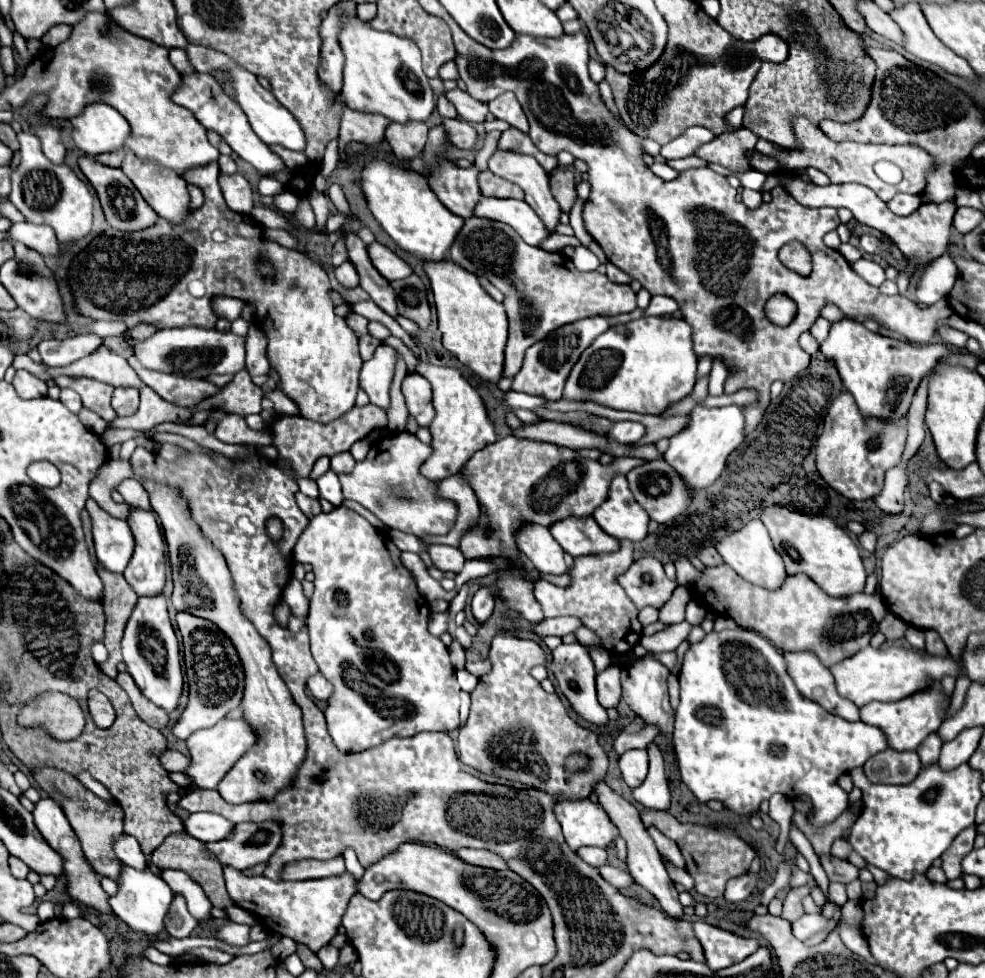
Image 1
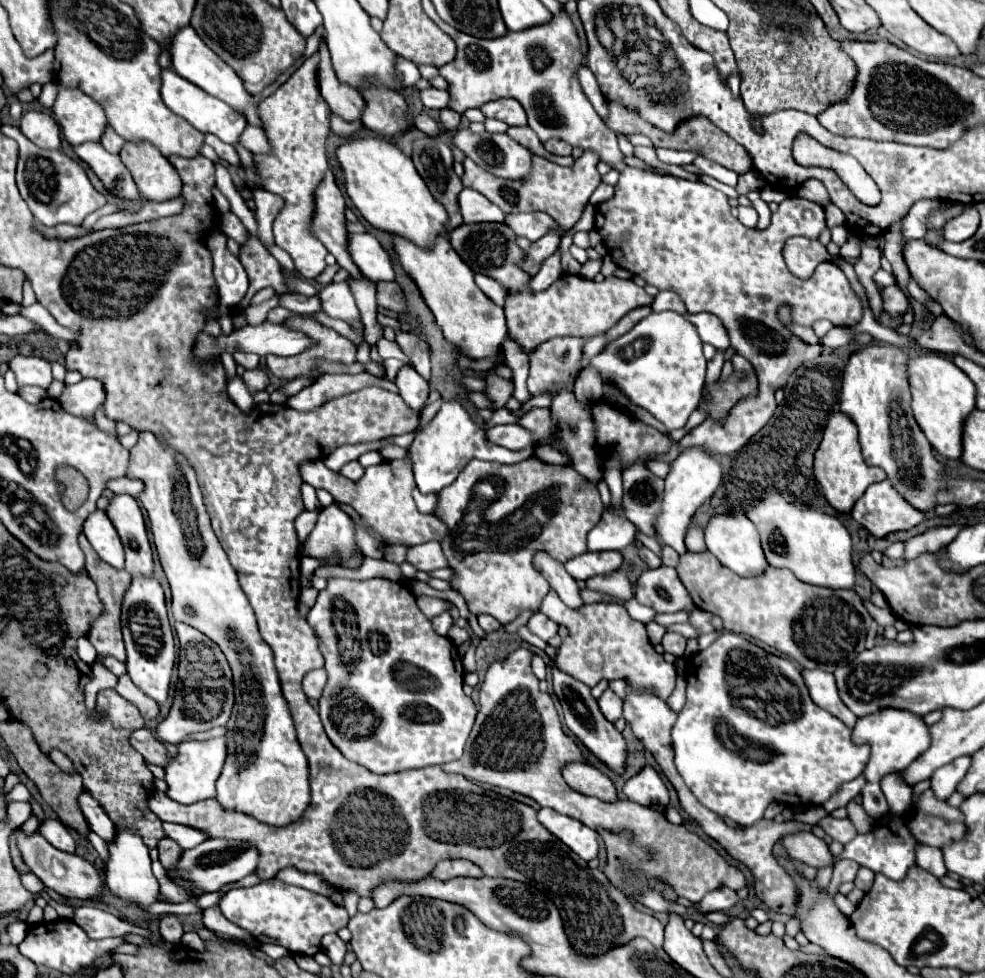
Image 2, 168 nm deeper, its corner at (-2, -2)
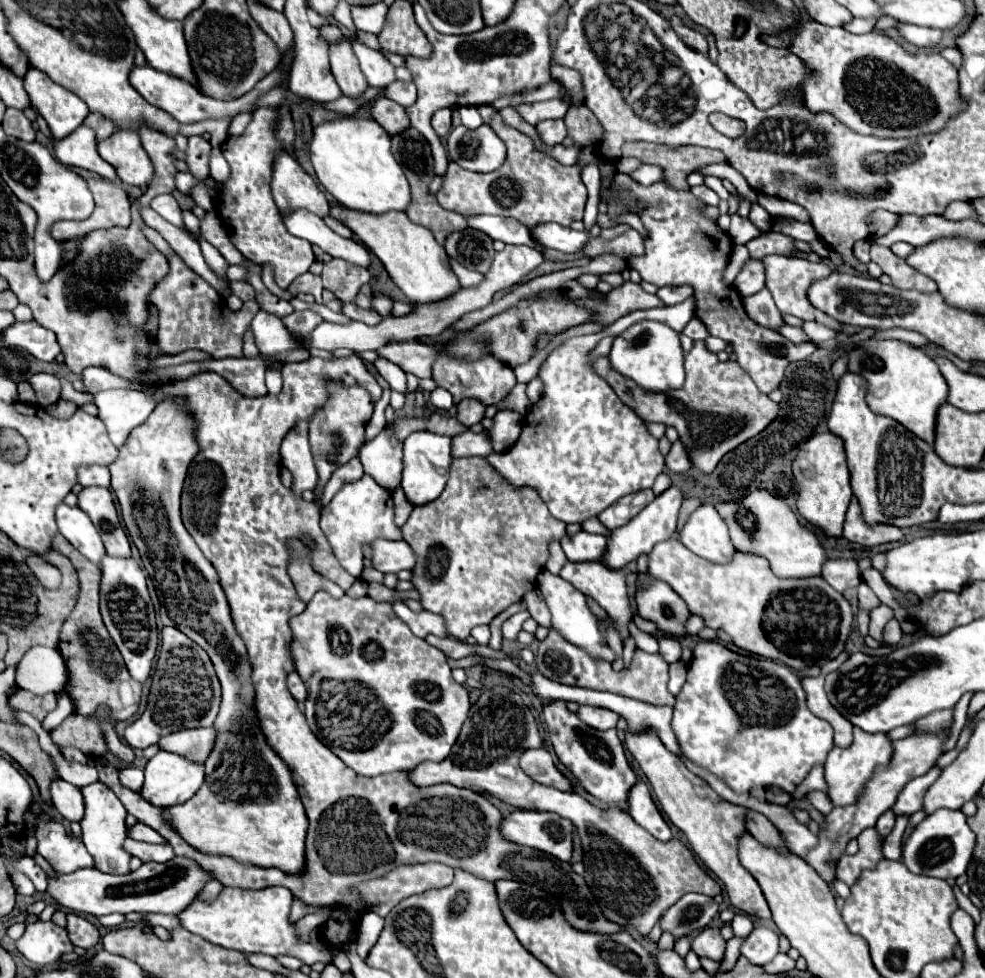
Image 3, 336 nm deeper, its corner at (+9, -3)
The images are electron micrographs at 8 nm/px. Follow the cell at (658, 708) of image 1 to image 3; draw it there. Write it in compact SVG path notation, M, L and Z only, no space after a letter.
M627 731L627 749L647 775L657 801L661 803L665 815L669 821L679 827L687 841L691 843L691 849L697 853L697 857L705 863L709 871L713 871L721 883L727 889L729 901L733 907L755 915L759 919L771 919L771 911L767 907L767 901L761 893L759 883L753 879L753 875L739 863L737 857L737 839L741 831L745 831L745 807L731 805L729 801L721 799L701 777L693 775L679 757L669 753L659 737L655 733L629 733Z

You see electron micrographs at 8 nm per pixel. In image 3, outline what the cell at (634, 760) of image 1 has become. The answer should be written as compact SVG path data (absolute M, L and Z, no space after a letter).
M637 783L631 791L629 791L629 815L643 827L647 829L655 839L659 841L669 841L673 835L671 835L671 829L669 825L665 823L665 819L661 817L661 813L657 811L651 795L649 795L649 789L645 783Z

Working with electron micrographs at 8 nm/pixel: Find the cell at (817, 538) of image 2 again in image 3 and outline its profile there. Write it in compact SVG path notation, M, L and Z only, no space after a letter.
M757 489L741 501L715 503L715 509L725 519L735 549L751 551L765 557L771 563L771 569L777 577L797 579L797 577L821 575L821 567L825 563L825 549L821 547L819 539L809 529L799 525L793 511L781 497L775 497L769 491Z

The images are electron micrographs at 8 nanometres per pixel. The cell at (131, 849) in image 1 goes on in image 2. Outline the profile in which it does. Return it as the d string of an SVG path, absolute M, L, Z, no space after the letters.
M86 792L80 794L78 802L80 802L80 808L82 808L82 812L84 812L92 832L96 832L102 840L112 842L112 838L116 838L116 826L108 818L108 814L102 810L102 806L90 794L86 794Z

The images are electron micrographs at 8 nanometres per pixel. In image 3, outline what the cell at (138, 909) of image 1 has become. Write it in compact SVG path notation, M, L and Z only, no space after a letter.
M91 783L79 789L85 799L85 815L81 819L81 839L87 851L95 859L95 867L103 873L111 875L127 875L129 873L129 853L123 851L123 841L127 839L127 825L125 825L125 807L117 799L117 795L103 783Z

